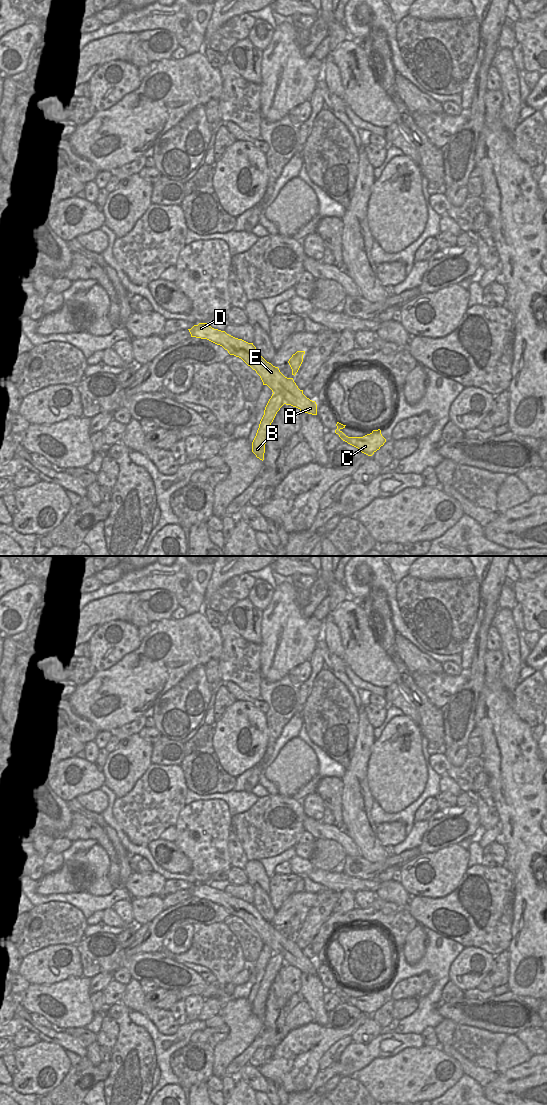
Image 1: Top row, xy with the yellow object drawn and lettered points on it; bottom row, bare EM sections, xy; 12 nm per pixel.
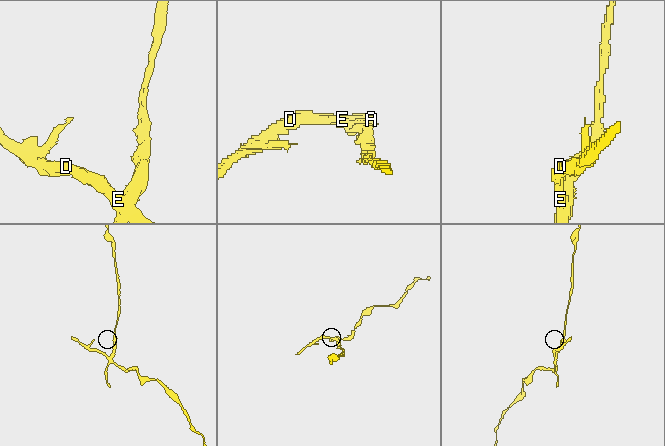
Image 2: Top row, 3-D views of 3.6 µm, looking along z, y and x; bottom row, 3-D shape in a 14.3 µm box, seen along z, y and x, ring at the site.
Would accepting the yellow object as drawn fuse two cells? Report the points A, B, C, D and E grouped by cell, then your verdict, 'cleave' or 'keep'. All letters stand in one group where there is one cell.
groups A C D E / B; cleave

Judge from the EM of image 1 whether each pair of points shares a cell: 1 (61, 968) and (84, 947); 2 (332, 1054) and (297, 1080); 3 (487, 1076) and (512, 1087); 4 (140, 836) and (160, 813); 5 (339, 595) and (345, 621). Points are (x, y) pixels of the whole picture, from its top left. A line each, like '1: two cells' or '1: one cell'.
1: two cells
2: two cells
3: two cells
4: one cell
5: two cells

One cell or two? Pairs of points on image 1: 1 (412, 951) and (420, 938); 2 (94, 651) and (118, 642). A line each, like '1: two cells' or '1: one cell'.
1: one cell
2: one cell

